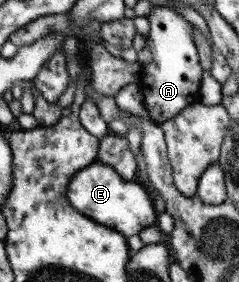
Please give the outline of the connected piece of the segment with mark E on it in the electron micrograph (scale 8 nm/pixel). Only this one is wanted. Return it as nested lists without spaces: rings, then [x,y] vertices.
[[[95,158],[91,164],[77,170],[69,179],[65,200],[93,222],[109,226],[127,237],[137,235],[142,228],[156,224],[157,213],[153,208],[153,200],[145,189],[143,185],[123,180],[113,168]]]

